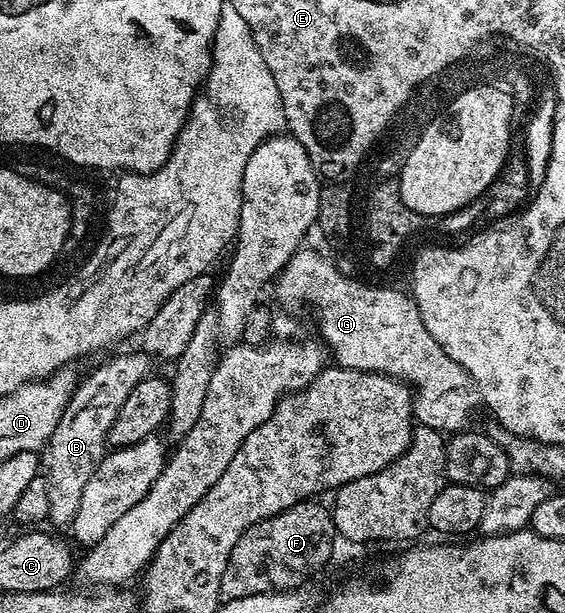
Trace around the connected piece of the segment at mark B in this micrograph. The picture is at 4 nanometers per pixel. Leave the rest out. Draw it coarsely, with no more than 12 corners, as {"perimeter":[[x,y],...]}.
{"perimeter":[[118,355],[79,382],[44,451],[49,526],[73,528],[124,400],[151,374]]}

